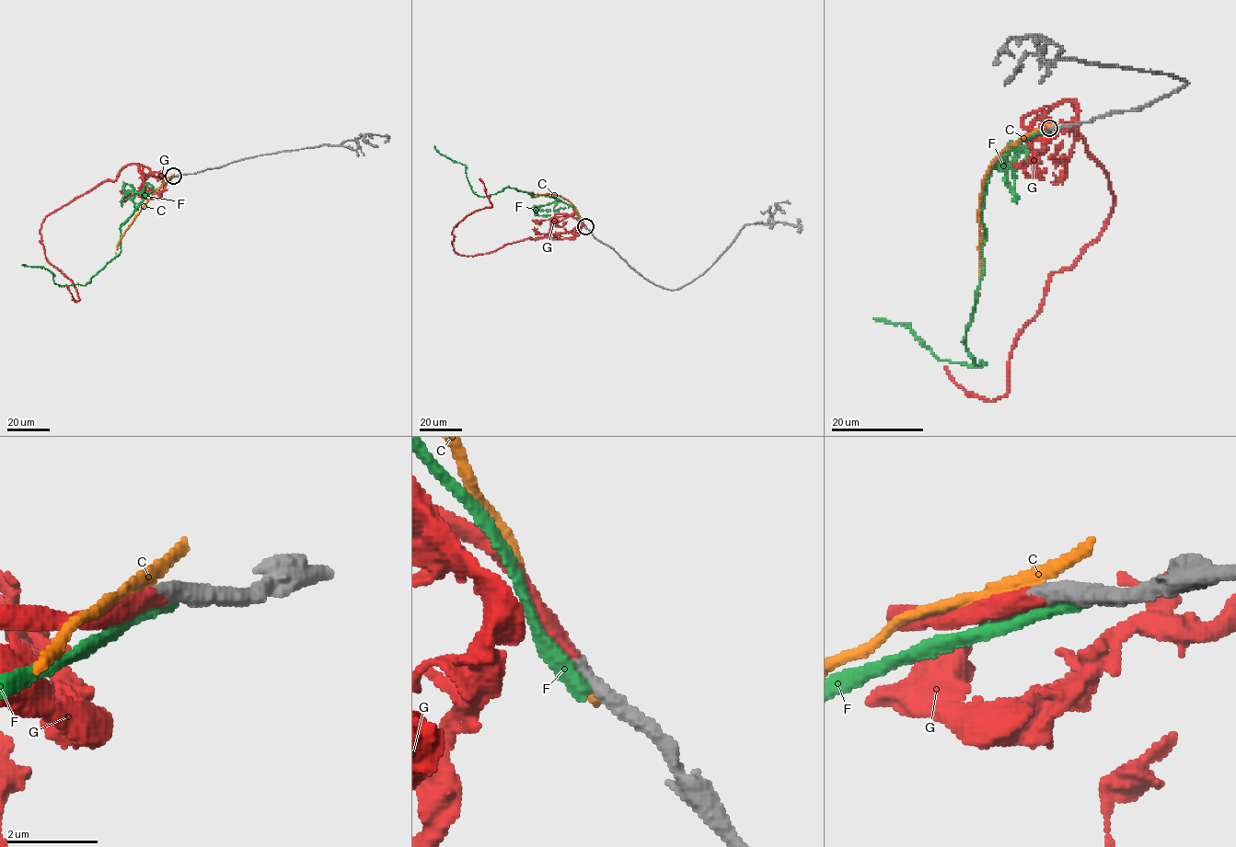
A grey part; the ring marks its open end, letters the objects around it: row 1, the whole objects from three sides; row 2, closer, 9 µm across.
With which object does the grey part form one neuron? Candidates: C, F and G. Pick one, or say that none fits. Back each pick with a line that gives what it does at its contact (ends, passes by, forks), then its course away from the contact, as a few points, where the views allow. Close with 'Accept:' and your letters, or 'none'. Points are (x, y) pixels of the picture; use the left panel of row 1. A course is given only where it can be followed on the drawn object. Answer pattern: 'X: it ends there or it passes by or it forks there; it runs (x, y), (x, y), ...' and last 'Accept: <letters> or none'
G: it ends there; it runs (172, 176), (129, 165), (49, 214), (40, 242), (66, 286)
Accept: G

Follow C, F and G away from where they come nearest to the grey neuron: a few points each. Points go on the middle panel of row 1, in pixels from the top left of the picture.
C: (584, 226), (576, 209), (560, 196), (527, 194)
F: (585, 227), (574, 211), (554, 197), (506, 187), (478, 196), (465, 165), (441, 154), (433, 145)
G: (584, 226), (556, 213), (545, 235), (461, 256), (453, 246), (453, 229), (464, 218), (491, 206), (479, 178)

